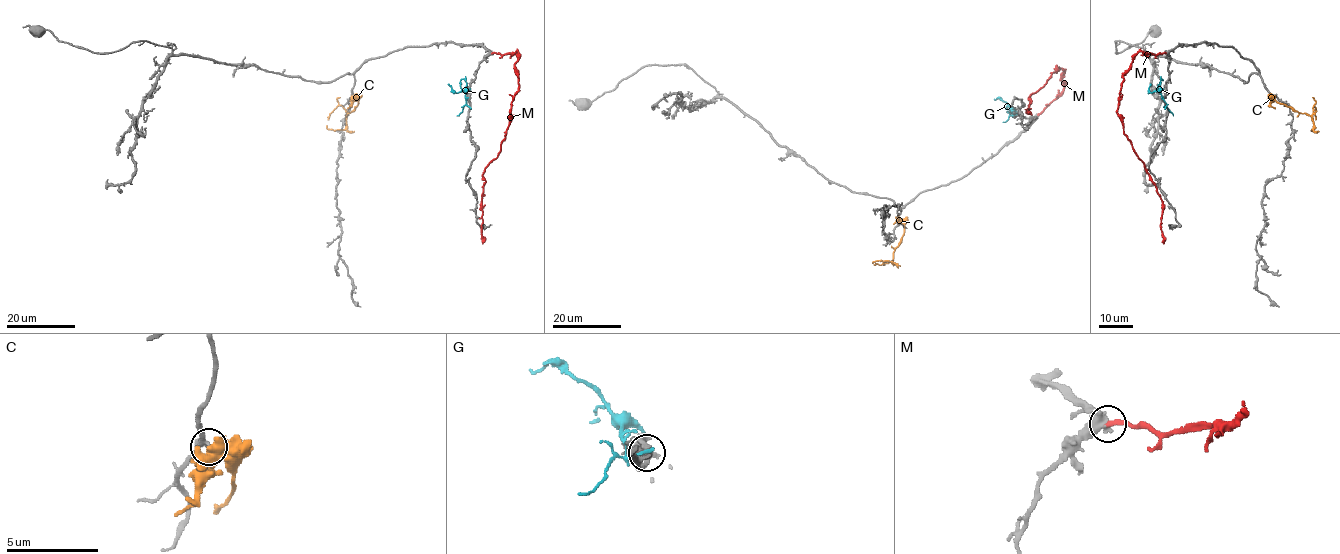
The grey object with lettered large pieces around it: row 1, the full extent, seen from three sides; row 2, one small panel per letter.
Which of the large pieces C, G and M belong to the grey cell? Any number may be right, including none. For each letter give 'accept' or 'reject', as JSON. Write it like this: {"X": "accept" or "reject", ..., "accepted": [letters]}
{"C": "reject", "G": "reject", "M": "accept", "accepted": ["M"]}

